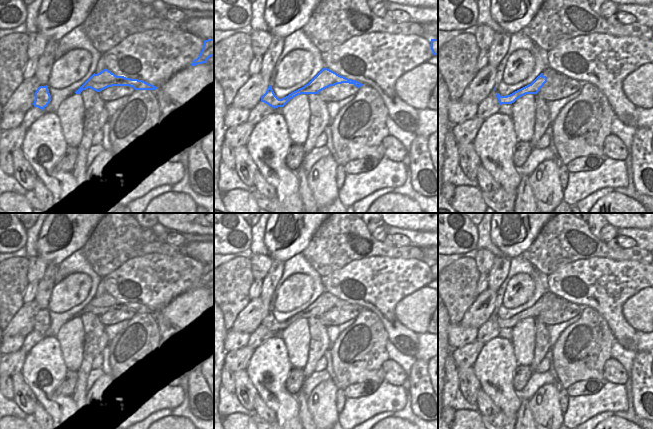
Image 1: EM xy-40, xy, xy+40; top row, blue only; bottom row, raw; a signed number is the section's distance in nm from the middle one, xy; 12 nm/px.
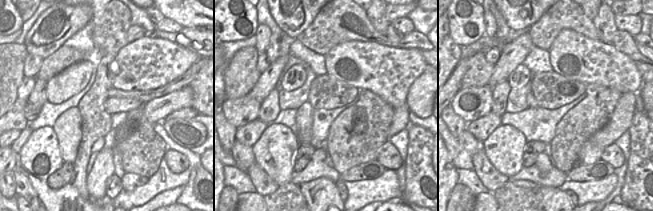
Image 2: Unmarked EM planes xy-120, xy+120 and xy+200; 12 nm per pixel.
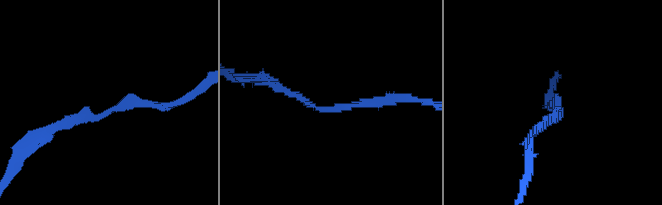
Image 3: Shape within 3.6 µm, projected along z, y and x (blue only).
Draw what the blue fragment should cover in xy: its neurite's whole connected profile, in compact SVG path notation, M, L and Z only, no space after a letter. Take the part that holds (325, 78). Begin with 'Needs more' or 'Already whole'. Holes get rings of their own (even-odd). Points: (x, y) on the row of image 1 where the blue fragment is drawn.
Already whole. M323 68L308 84L282 99L279 99L275 95L272 86L270 85L266 93L261 97L261 101L275 109L278 107L284 107L291 99L298 95L319 94L320 91L330 86L342 83L354 84L358 88L364 85L356 80L341 76L328 68Z

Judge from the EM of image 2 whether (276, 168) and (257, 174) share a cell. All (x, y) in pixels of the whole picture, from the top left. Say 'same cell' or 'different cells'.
different cells

